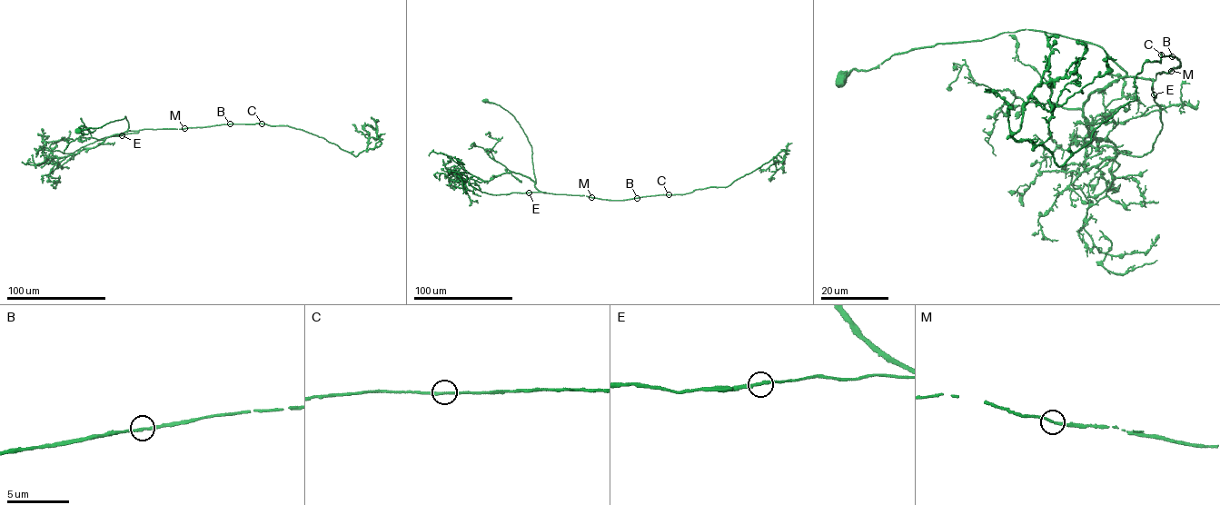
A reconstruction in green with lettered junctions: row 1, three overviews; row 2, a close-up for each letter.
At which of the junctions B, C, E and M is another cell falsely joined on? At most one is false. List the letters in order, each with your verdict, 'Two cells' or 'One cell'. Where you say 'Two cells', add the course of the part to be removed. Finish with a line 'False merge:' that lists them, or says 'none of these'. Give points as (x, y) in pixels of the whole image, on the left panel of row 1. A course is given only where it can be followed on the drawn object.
B: One cell
C: One cell
E: One cell
M: One cell
False merge: none of these

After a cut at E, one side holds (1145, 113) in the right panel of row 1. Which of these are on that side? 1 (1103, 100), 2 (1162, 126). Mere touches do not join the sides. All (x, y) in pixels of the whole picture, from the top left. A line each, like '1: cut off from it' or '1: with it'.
1: cut off from it
2: cut off from it

